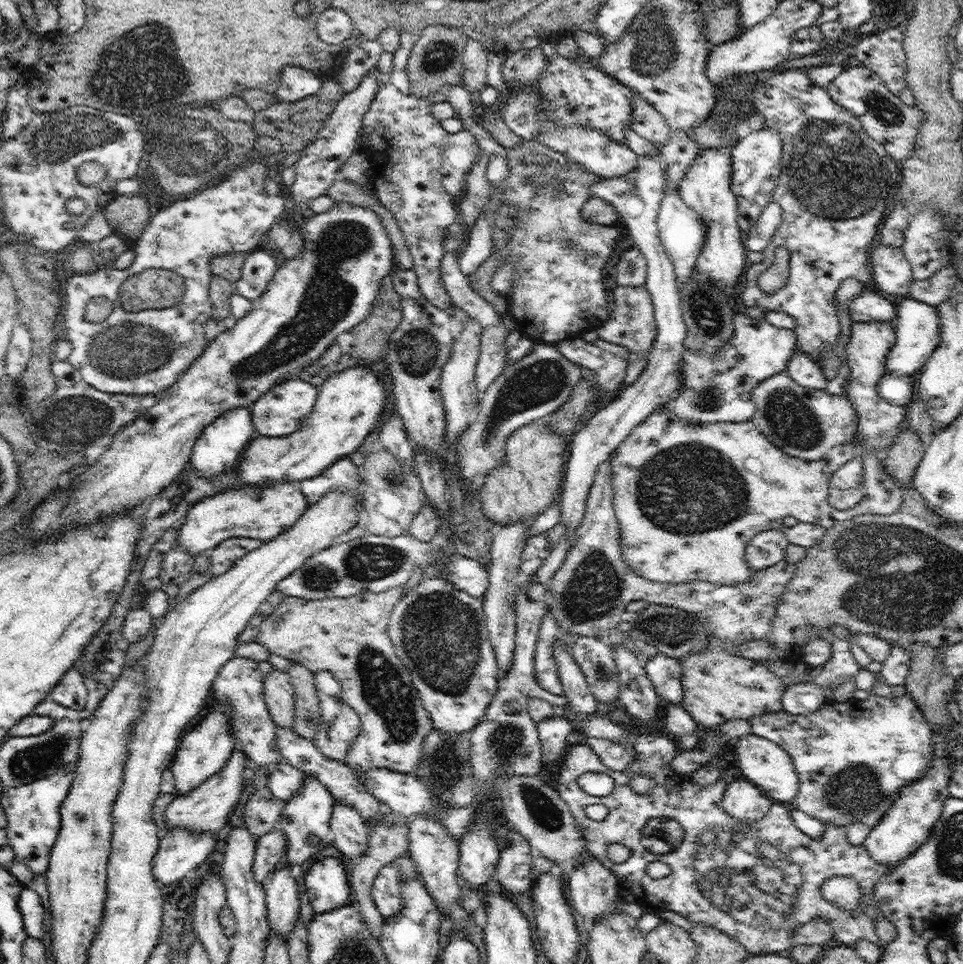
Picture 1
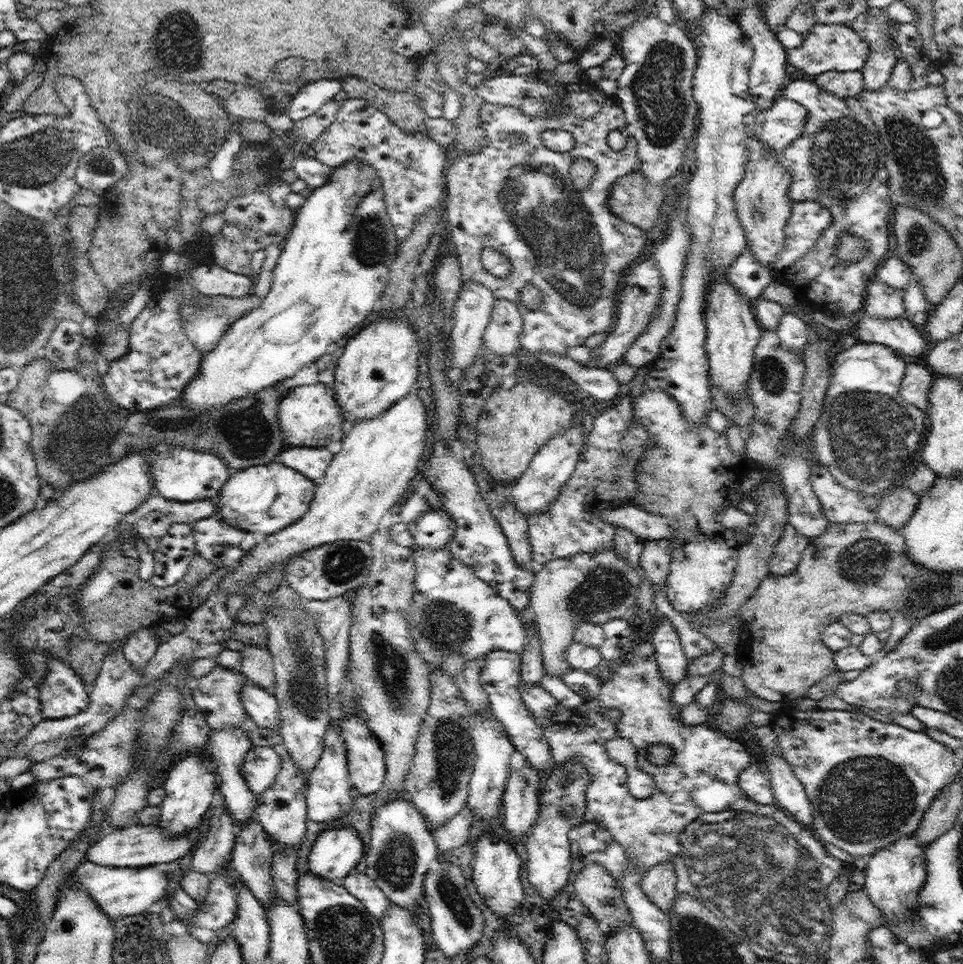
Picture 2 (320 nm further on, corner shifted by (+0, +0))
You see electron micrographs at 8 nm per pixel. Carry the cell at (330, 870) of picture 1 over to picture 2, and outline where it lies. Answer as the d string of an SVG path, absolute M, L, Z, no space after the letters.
M346 825L327 829L318 834L308 855L309 872L332 882L342 882L364 856L364 844L356 829Z

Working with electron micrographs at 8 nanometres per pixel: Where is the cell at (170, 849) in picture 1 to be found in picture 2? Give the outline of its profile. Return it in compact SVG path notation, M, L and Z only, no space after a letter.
M88 860L77 866L71 876L89 892L101 909L115 921L118 916L134 916L148 912L151 904L162 898L166 892L168 878L155 865L142 867L100 866Z

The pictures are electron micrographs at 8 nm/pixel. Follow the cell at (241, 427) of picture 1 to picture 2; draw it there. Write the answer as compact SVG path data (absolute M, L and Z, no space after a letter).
M165 443L154 445L149 456L153 472L153 488L157 488L163 498L170 501L191 502L214 499L229 480L229 466L213 450L188 450L166 446Z

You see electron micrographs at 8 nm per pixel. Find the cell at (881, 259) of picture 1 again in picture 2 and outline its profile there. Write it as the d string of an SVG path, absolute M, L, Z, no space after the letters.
M873 279L867 286L863 309L860 314L874 318L898 318L905 313L902 293Z

